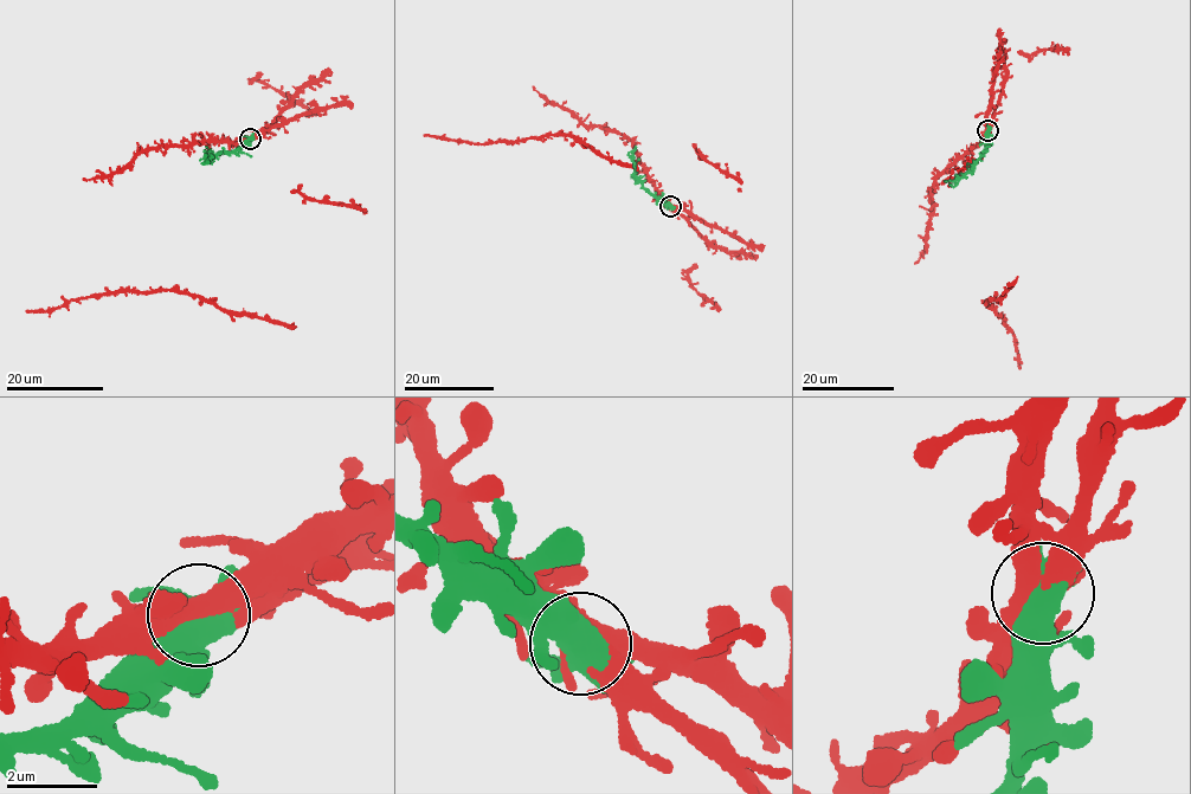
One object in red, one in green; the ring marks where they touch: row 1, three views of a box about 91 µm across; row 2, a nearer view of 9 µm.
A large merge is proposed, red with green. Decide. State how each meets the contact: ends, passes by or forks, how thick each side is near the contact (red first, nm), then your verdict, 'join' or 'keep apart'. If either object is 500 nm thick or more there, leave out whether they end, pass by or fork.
calibres 480 and 500 nm; join

